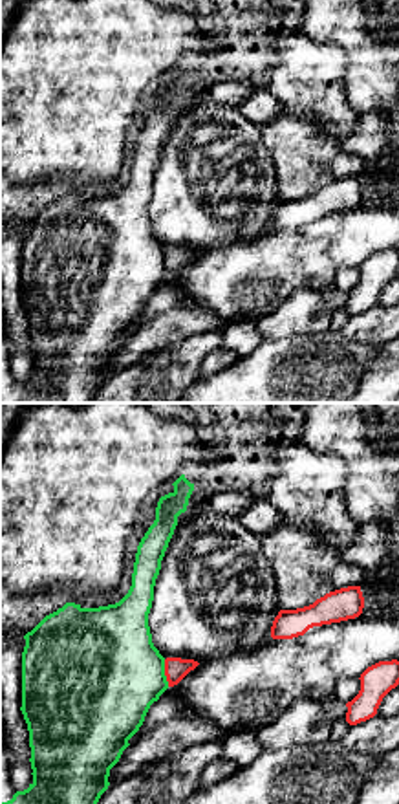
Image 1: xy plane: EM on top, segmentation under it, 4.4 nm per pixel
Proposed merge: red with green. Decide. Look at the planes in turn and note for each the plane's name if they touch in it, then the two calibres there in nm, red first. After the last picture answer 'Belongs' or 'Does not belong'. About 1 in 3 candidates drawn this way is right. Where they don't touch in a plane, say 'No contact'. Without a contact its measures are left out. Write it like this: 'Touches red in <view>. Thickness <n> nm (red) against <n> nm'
Touches red in xy. Thickness 100 nm (red) against 460 nm

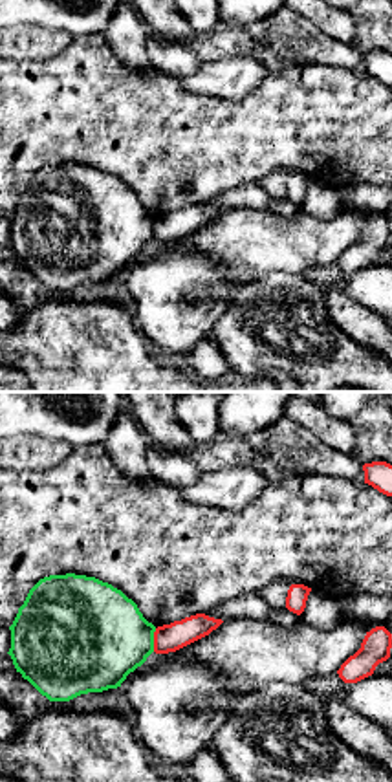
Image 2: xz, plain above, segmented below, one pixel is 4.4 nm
Touches red in xz. Thickness 130 nm (red) against 440 nm

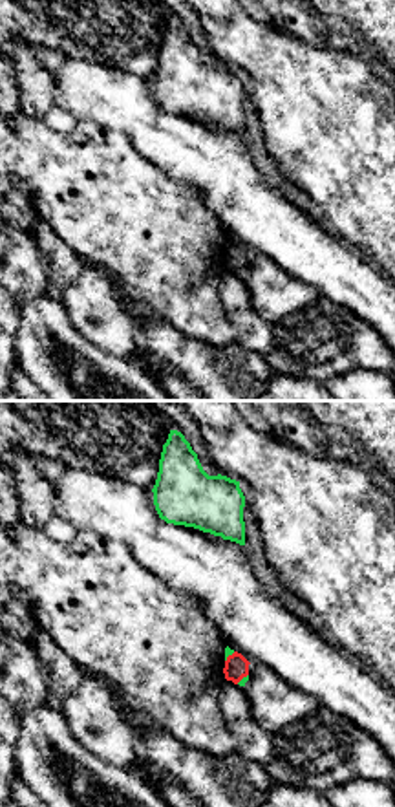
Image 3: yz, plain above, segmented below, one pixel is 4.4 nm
Touches red in yz. Thickness 110 nm (red) against 30 nm

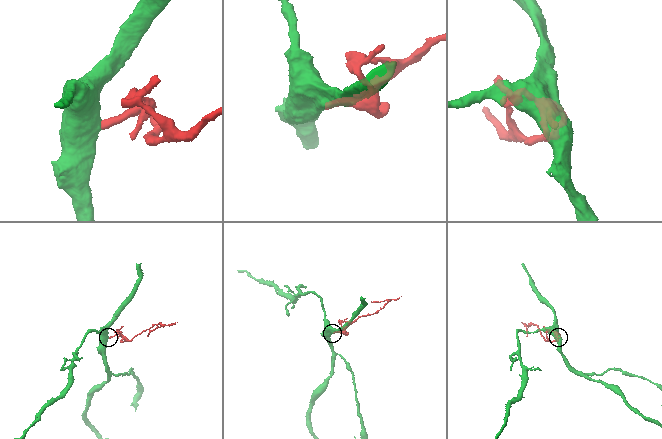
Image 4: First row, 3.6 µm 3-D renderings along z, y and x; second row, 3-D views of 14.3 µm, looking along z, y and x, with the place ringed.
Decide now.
Does not belong

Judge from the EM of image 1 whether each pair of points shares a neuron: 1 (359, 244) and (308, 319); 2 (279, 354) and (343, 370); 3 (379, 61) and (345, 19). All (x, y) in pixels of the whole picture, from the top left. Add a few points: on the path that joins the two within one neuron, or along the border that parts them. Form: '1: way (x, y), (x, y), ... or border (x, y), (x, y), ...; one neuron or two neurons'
1: border (315, 290), (293, 290), (275, 308); two neurons
2: way (295, 370), (326, 370); one neuron
3: way (368, 50), (348, 30); one neuron

